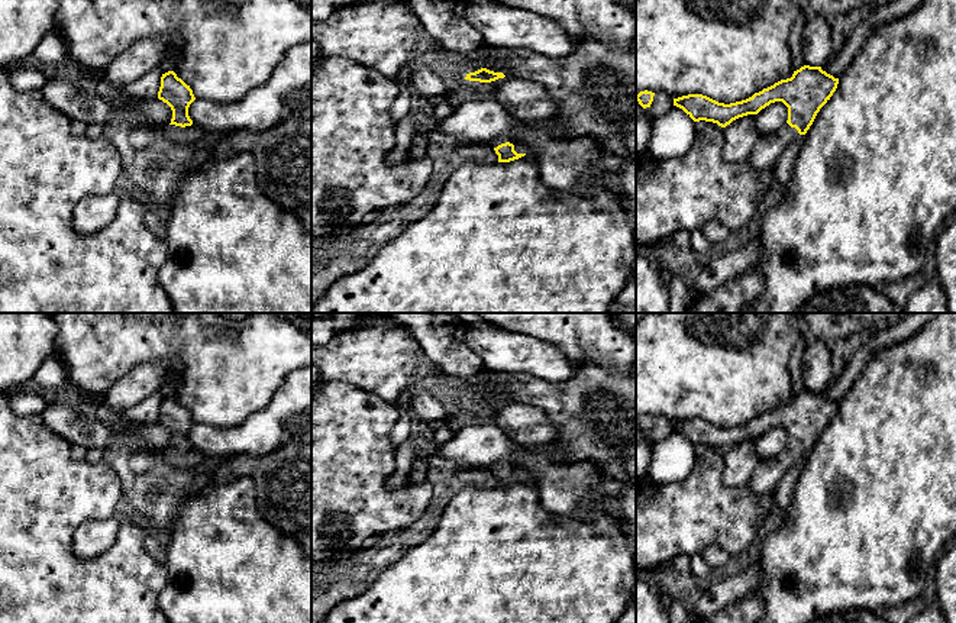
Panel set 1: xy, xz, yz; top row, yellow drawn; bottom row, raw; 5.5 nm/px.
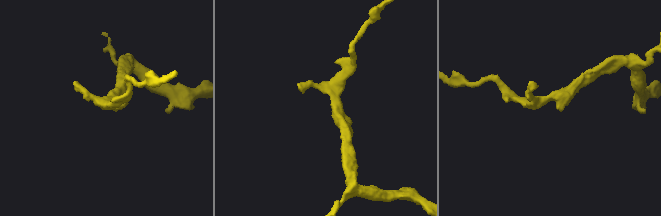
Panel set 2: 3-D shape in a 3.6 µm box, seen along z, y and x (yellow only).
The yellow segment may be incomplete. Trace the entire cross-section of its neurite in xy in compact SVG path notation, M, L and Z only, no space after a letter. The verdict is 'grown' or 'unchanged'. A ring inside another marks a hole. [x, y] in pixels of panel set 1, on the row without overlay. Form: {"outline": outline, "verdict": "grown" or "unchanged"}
{"outline": "M168 396L161 401L158 423L172 435L171 448L164 452L165 461L172 468L196 469L204 456L188 440L188 432L196 425L190 410L174 396Z", "verdict": "grown"}

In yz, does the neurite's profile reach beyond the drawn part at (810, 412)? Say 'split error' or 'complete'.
split error

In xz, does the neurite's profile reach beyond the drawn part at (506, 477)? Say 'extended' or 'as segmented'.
extended

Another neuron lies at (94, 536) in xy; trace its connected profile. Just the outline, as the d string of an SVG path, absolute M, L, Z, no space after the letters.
M91 519L84 522L74 533L72 553L78 559L91 559L107 551L120 529L120 522L109 519Z

